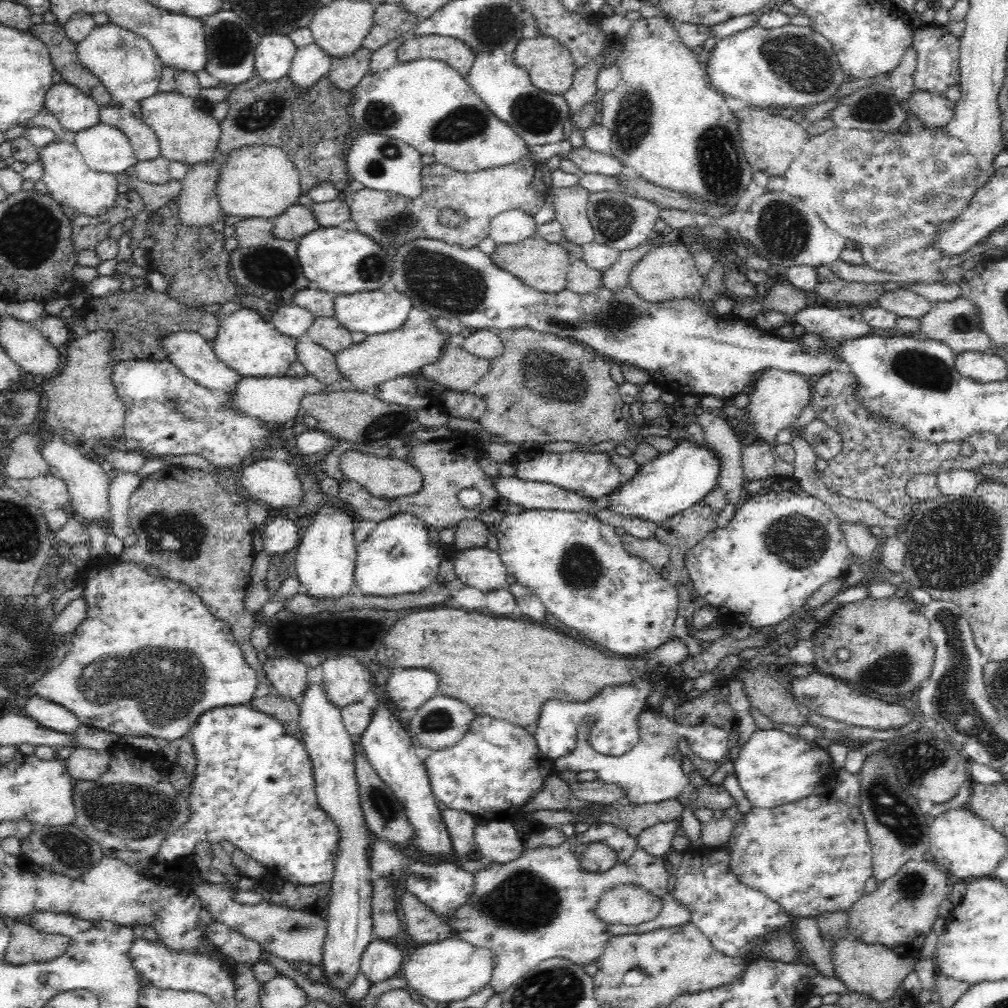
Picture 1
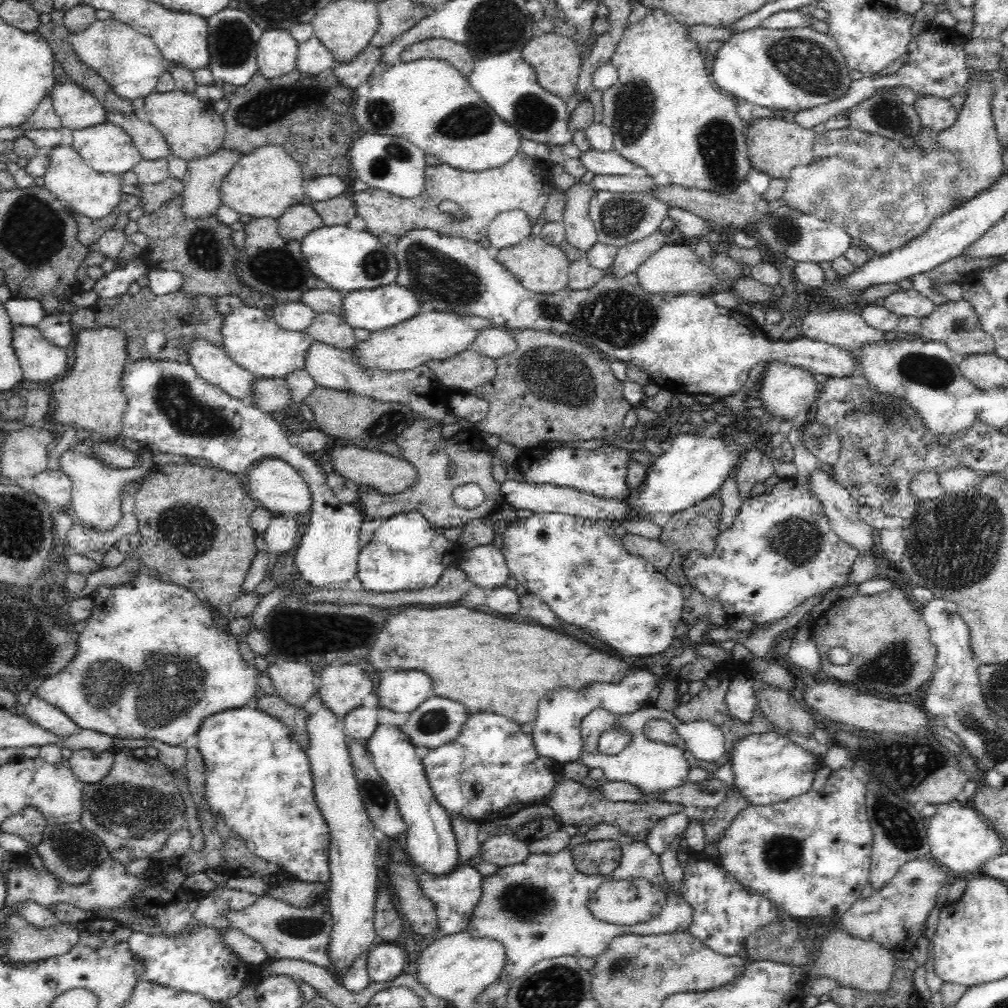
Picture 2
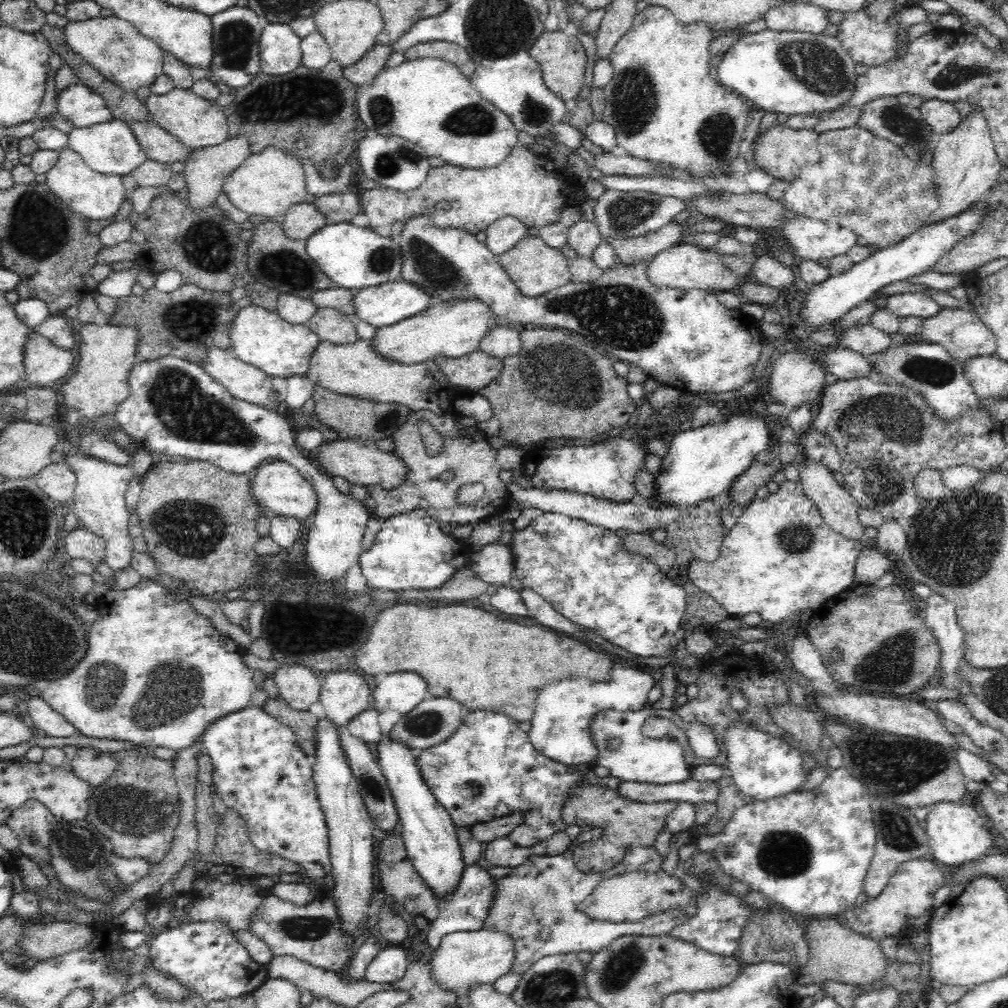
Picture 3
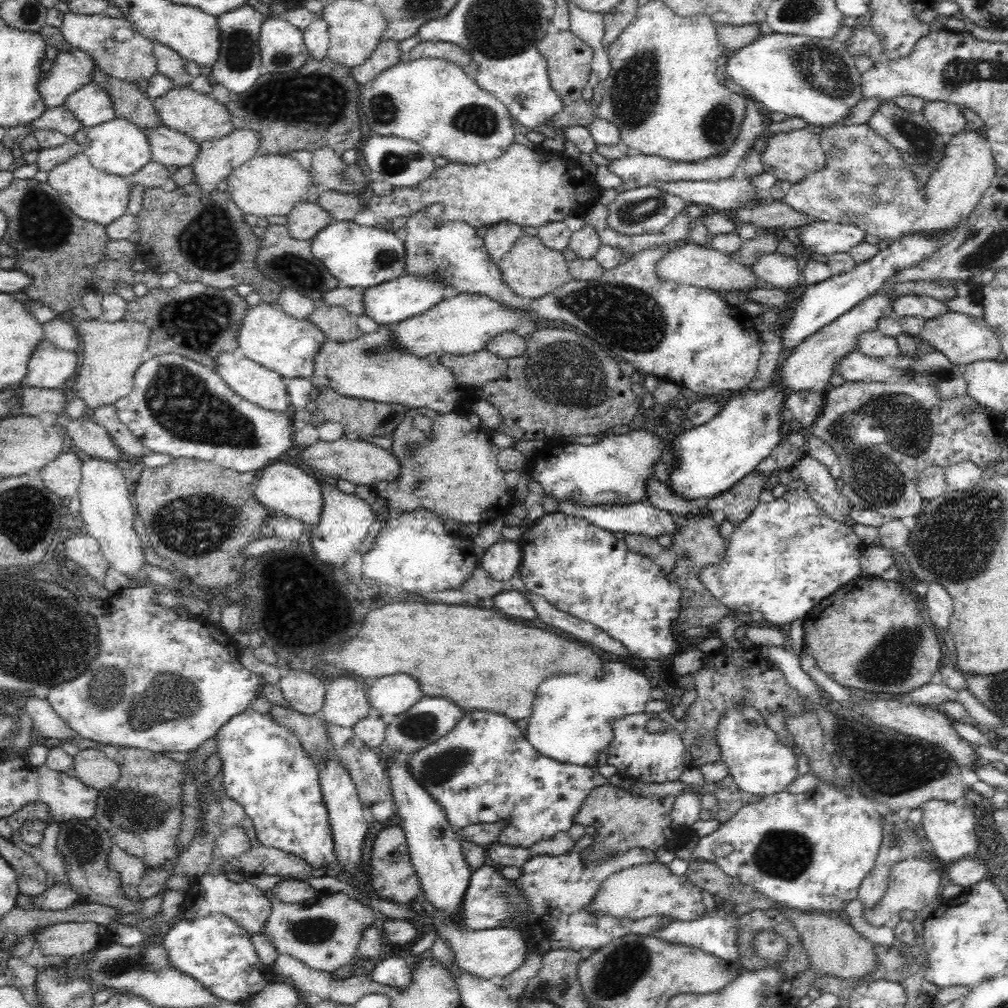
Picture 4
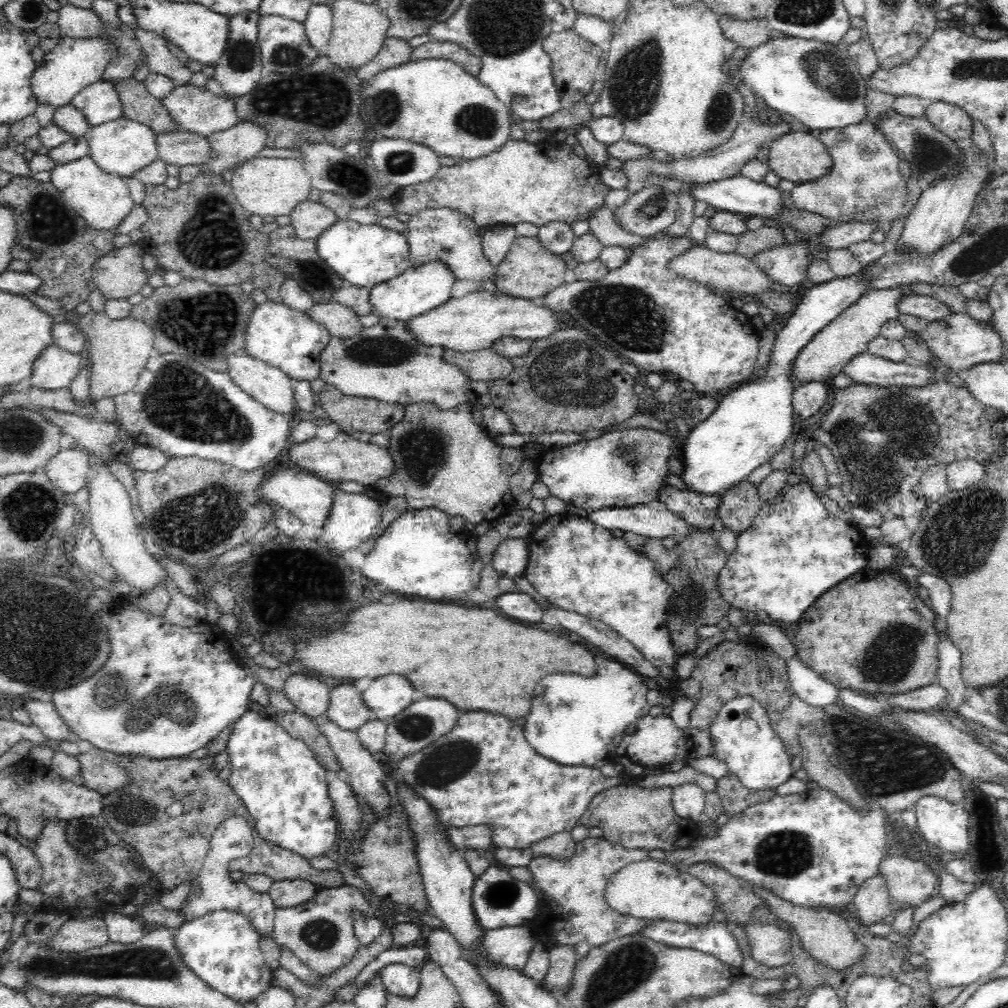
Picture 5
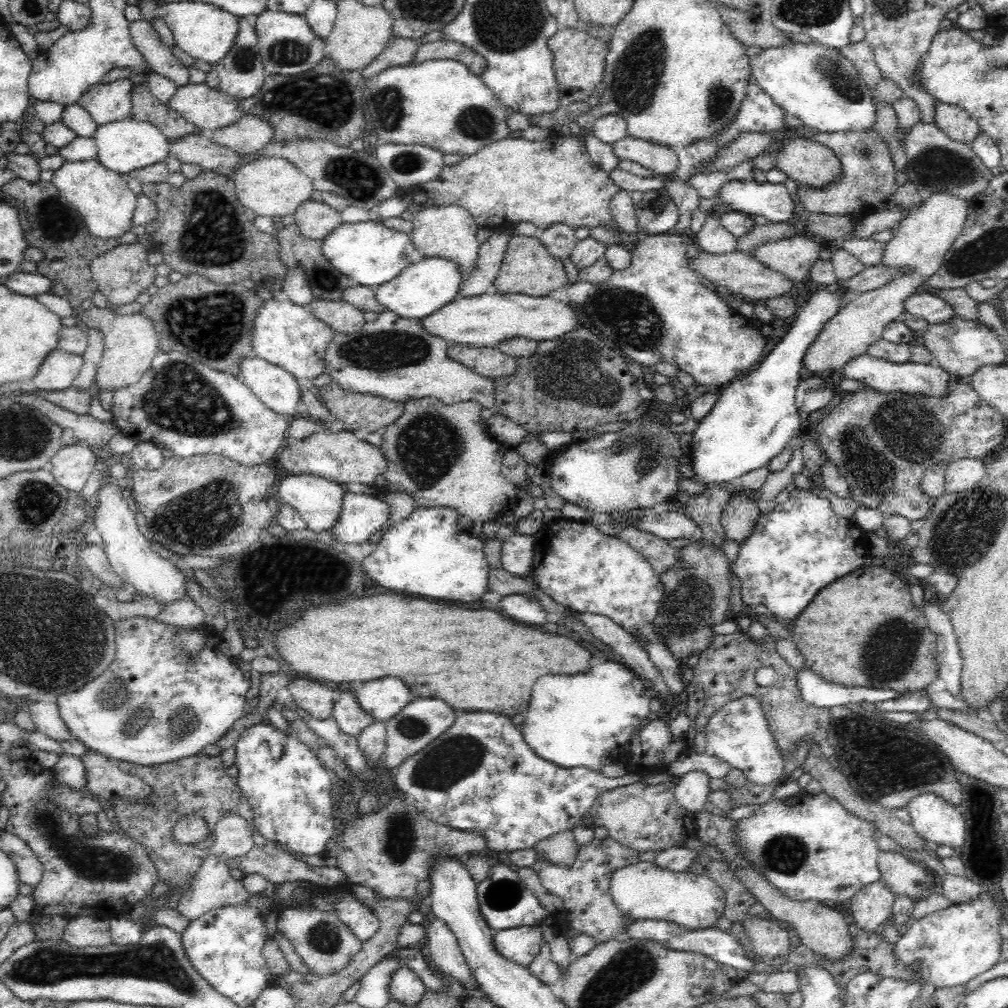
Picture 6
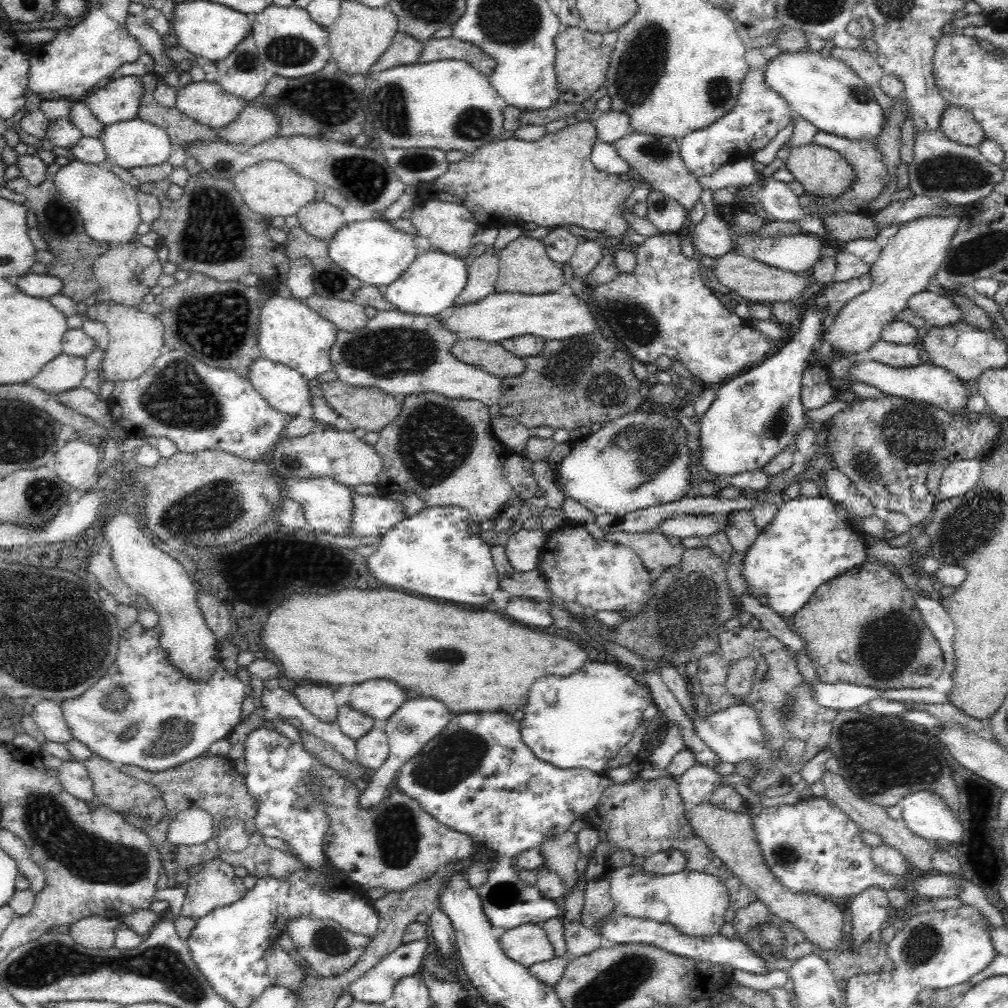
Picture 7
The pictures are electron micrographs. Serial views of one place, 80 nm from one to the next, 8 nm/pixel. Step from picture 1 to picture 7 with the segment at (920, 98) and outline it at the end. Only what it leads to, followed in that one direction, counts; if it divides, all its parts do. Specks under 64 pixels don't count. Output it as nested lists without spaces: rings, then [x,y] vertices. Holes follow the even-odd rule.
[[[956,105],[946,107],[940,116],[939,127],[952,142],[976,147],[984,140],[984,131],[973,114]]]

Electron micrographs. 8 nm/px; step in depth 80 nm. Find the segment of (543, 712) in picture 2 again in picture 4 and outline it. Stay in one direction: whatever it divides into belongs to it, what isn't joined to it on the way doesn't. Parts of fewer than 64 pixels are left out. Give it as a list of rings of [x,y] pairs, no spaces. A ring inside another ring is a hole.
[[[604,662],[604,676],[600,680],[582,680],[580,676],[552,676],[548,680],[544,680],[538,688],[538,694],[536,694],[536,700],[534,700],[534,708],[532,708],[532,716],[528,720],[528,730],[526,730],[526,739],[530,742],[530,745],[537,751],[537,753],[543,754],[545,757],[557,760],[557,762],[563,763],[564,765],[575,765],[575,766],[586,766],[597,769],[598,767],[607,764],[608,760],[608,748],[609,743],[612,741],[613,733],[609,723],[620,716],[626,714],[639,714],[645,712],[645,707],[651,700],[650,692],[653,685],[650,683],[646,672],[638,670],[633,666],[626,666],[626,664],[620,664],[620,662]]]

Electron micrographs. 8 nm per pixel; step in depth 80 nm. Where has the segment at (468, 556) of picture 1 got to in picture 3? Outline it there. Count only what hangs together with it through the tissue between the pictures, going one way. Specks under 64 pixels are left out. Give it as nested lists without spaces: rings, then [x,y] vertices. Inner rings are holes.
[[[488,543],[474,550],[469,558],[468,569],[487,585],[508,586],[512,578],[512,551],[505,544]]]

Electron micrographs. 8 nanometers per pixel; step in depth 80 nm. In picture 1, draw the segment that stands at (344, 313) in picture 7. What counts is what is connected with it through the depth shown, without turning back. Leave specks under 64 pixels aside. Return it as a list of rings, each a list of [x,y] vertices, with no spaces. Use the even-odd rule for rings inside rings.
[[[320,317],[315,319],[308,329],[307,335],[316,344],[326,347],[331,354],[336,355],[352,344],[350,331],[342,327],[336,317]]]

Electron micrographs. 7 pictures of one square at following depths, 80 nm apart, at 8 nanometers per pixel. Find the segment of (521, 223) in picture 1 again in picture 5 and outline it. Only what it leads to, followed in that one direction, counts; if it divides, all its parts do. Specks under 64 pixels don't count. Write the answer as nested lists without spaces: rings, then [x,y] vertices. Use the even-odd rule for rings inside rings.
[[[497,225],[494,228],[488,228],[486,234],[482,236],[482,247],[492,267],[498,267],[498,264],[504,260],[516,238],[517,232],[514,225]]]

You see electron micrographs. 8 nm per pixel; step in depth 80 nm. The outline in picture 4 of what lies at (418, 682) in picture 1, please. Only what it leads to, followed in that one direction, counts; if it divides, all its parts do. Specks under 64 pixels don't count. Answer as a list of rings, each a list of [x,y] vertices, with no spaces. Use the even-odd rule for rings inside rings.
[[[392,674],[376,679],[368,686],[367,696],[370,707],[378,710],[380,717],[404,714],[425,697],[418,682],[408,674]]]

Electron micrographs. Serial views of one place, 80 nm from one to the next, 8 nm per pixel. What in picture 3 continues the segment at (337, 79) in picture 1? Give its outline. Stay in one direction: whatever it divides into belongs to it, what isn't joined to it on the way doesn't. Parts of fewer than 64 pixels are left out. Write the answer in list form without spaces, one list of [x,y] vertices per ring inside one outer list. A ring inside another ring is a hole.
[[[374,43],[374,46],[362,54],[362,58],[356,64],[342,67],[342,77],[357,87],[366,85],[383,70],[389,56],[390,47]]]

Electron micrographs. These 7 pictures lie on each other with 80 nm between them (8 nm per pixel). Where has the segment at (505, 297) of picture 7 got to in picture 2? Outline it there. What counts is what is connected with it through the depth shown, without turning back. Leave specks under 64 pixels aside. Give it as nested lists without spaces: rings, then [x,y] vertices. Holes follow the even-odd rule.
[[[458,311],[424,312],[384,330],[371,332],[364,341],[354,345],[359,363],[370,371],[404,371],[420,368],[429,361],[442,361],[461,354],[476,336],[476,330],[464,324],[466,318]]]

